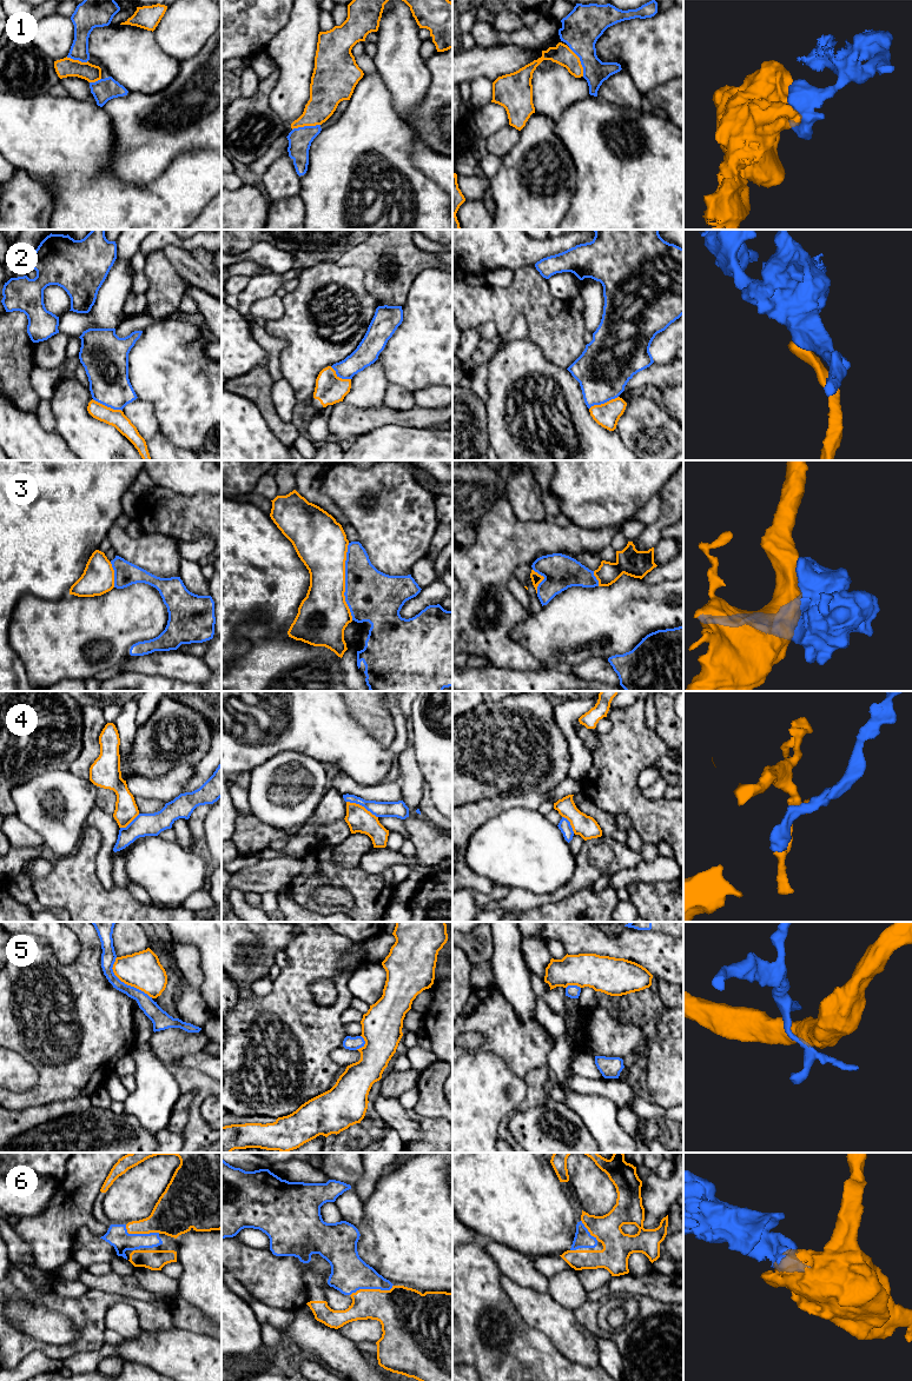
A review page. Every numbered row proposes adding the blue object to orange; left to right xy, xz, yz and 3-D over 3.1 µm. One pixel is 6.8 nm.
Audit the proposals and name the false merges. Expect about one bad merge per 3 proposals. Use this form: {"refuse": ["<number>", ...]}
{"refuse": ["1", "2", "3", "4", "5"]}

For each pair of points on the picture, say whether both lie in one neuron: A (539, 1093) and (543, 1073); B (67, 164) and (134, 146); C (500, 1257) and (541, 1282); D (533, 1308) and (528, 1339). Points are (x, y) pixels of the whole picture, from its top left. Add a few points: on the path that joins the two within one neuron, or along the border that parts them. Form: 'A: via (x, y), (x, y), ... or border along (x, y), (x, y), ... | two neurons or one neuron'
A: via (539, 1088), (540, 1077) | one neuron
B: border along (112, 124), (114, 141), (106, 171), (119, 179) | two neurons
C: via (510, 1262), (530, 1276) | one neuron
D: border along (514, 1305), (521, 1318), (553, 1343) | two neurons

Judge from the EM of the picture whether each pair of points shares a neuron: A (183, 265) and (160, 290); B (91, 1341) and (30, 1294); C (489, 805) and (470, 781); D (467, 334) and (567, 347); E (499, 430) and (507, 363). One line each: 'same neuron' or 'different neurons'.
A: different neurons
B: same neuron
C: different neurons
D: different neurons
E: same neuron

